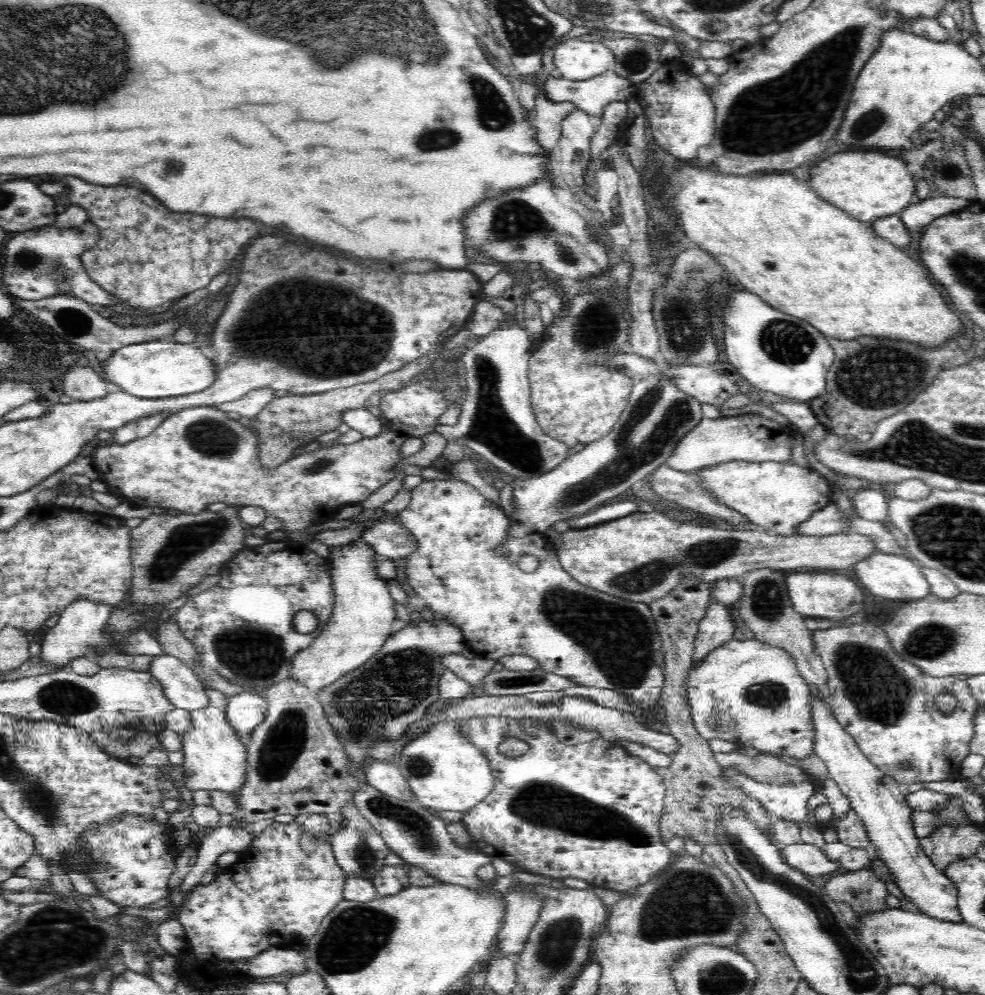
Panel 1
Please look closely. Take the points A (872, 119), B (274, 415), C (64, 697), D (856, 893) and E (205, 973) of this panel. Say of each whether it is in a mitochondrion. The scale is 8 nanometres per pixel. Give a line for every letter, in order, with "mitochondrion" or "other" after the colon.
A: mitochondrion
B: other
C: mitochondrion
D: mitochondrion
E: other

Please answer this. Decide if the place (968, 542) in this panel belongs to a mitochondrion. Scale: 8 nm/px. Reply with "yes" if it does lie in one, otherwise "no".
yes

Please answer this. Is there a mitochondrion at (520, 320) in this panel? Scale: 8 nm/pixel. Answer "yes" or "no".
no

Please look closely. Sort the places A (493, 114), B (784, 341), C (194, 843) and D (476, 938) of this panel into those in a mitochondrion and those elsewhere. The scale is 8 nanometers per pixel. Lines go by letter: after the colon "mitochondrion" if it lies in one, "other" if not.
A: mitochondrion
B: mitochondrion
C: other
D: other

